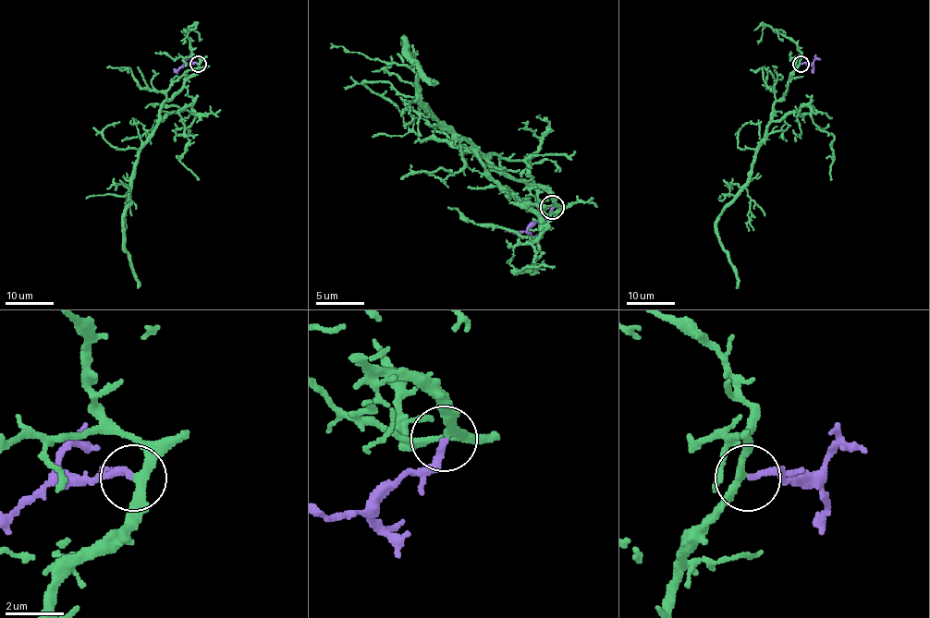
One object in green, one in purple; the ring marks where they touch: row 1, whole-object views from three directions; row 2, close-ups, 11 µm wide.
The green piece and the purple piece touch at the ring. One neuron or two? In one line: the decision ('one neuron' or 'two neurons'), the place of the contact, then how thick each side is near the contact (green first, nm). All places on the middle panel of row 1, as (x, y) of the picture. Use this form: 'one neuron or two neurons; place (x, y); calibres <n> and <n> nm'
one neuron; place (552, 207); calibres 280 and 200 nm

